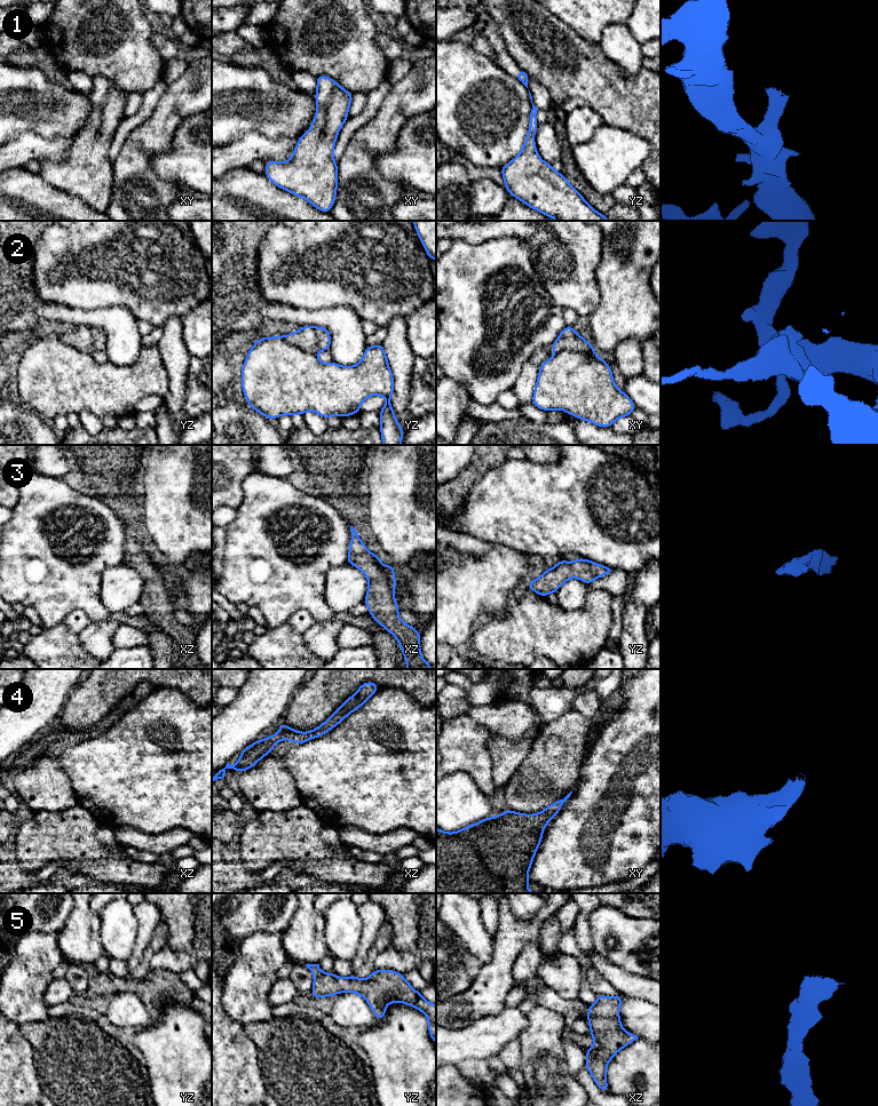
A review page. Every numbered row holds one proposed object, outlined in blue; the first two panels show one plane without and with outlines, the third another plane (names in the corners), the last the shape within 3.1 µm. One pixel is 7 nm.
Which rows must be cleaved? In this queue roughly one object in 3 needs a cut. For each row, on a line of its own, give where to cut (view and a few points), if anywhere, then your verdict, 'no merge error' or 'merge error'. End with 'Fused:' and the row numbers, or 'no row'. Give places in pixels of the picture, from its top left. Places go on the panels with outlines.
1: no cut; no merge error
2: cut in xy along (558, 350), (566, 349), (594, 353); merge error
3: no cut; no merge error
4: no cut; no merge error
5: no cut; no merge error
Fused: 2

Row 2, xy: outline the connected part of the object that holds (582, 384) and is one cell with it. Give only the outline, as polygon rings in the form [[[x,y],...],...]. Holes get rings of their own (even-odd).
[[[567,349],[540,365],[531,403],[545,412],[562,409],[601,428],[636,408],[615,385],[604,359]]]

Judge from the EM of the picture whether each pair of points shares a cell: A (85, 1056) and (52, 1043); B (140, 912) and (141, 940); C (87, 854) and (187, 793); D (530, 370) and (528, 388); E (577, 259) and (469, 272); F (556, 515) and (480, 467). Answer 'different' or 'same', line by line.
A: same
B: same
C: different
D: same
E: different
F: different

